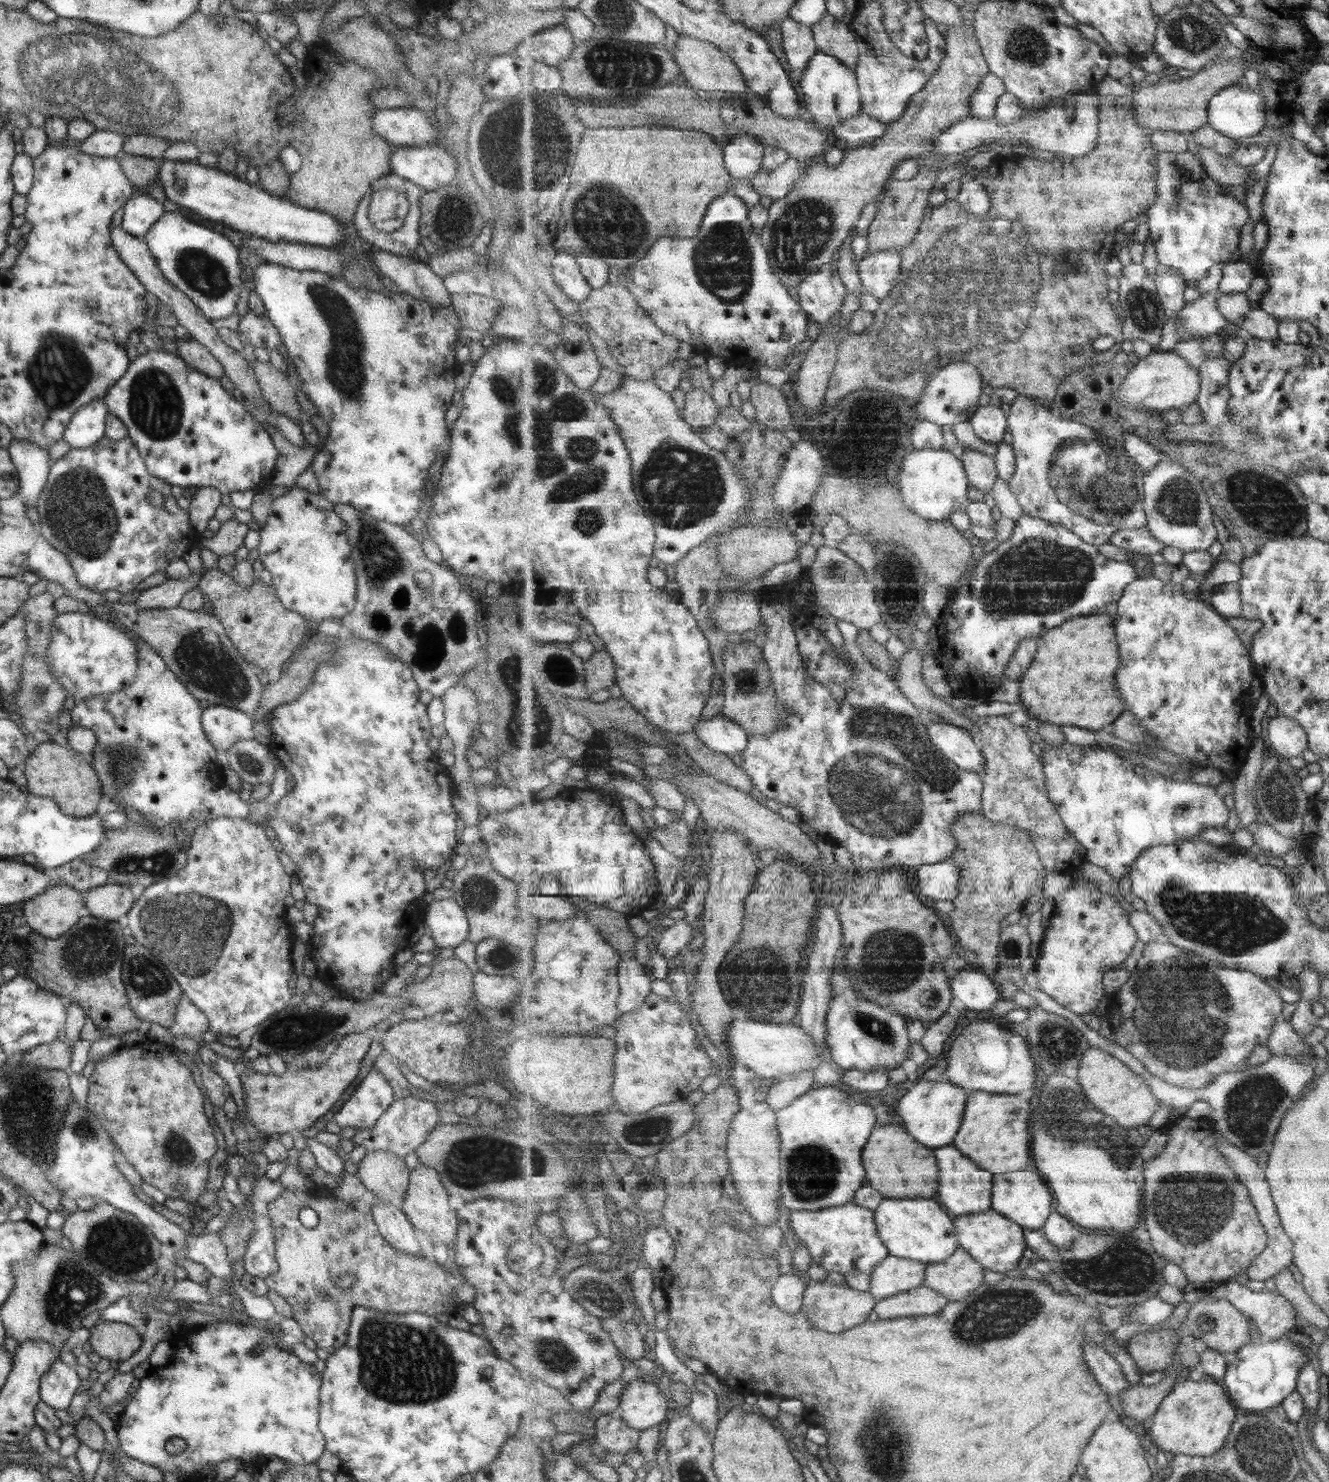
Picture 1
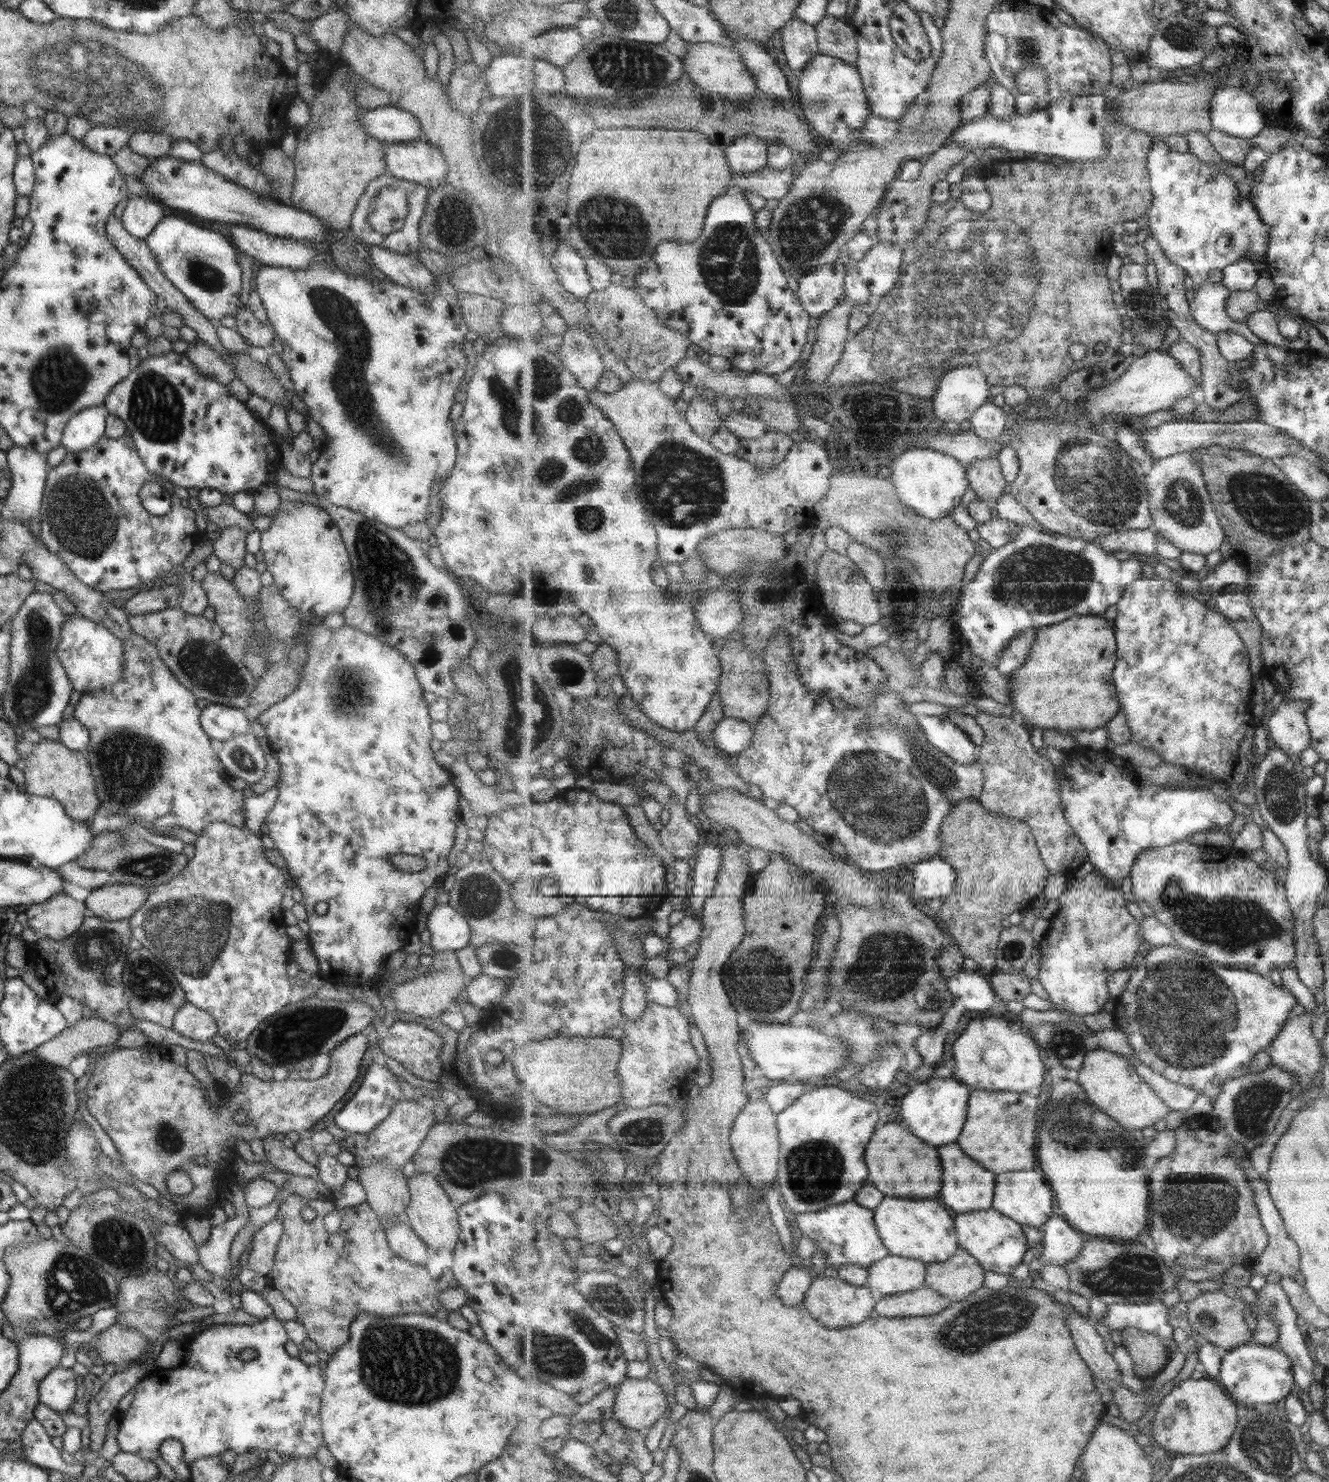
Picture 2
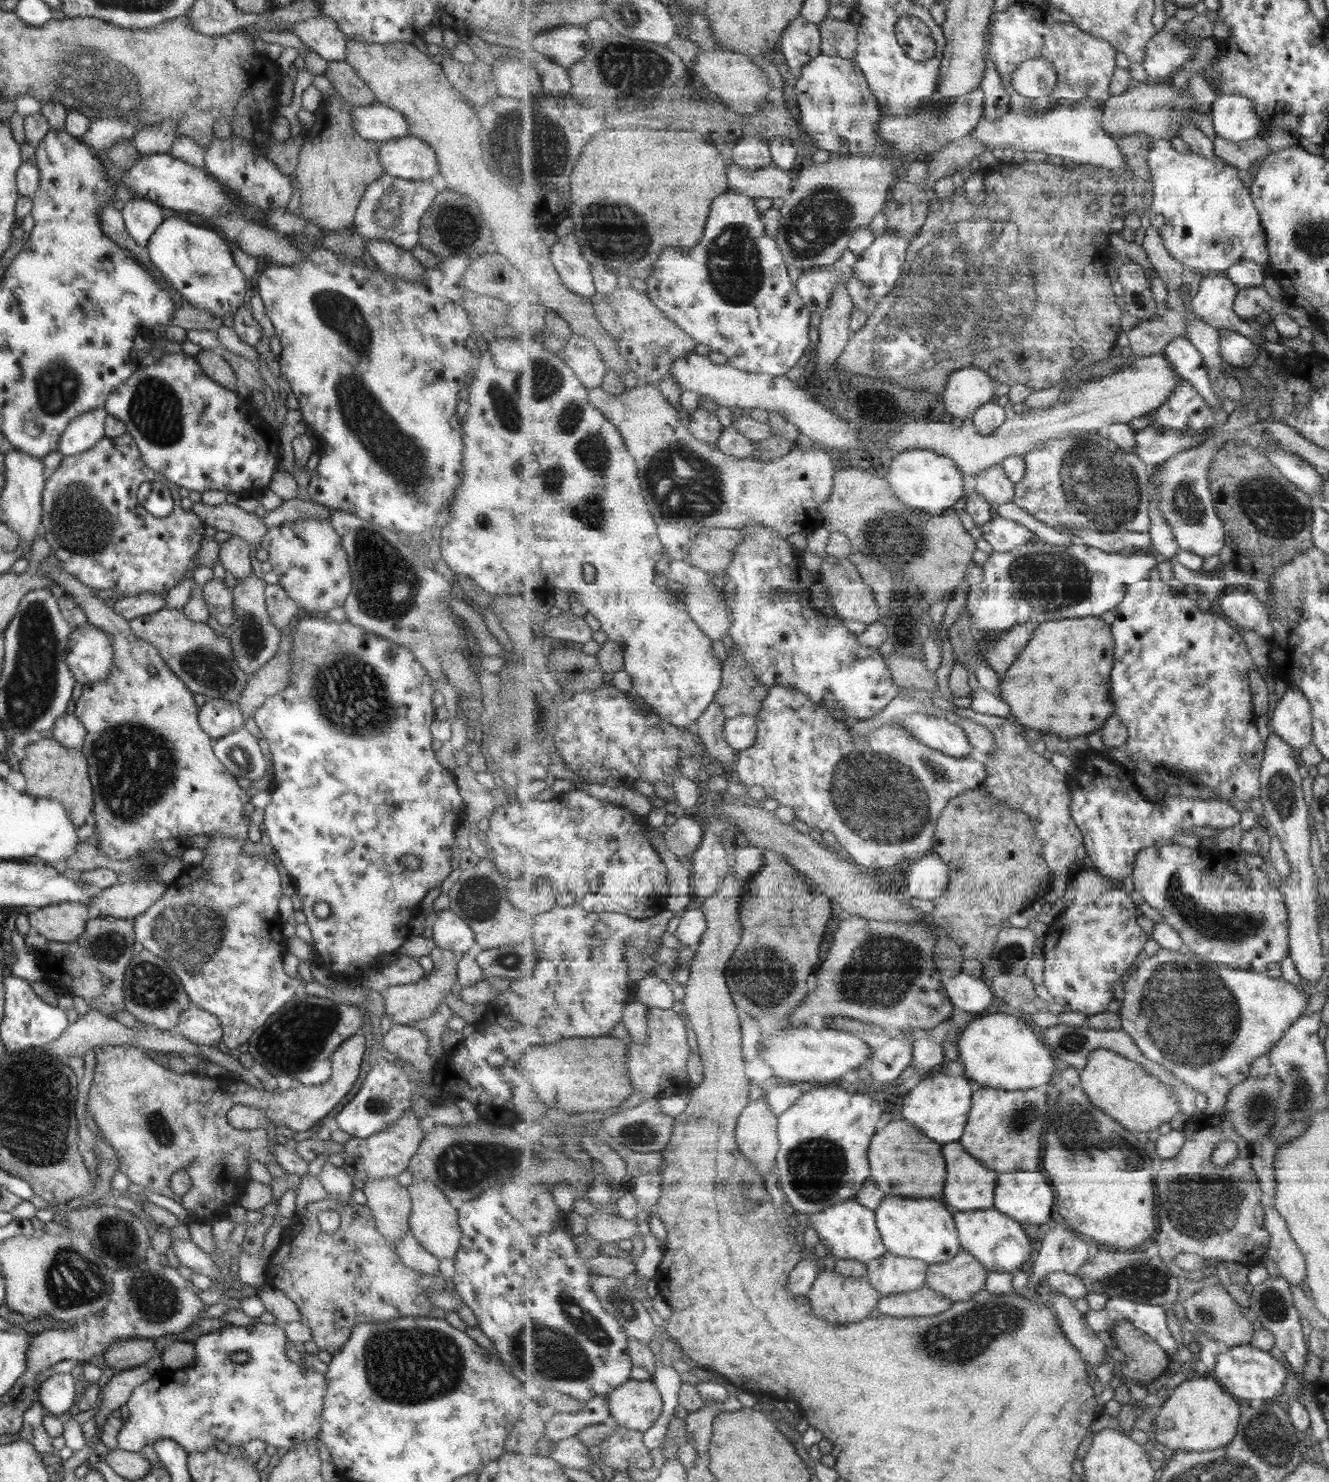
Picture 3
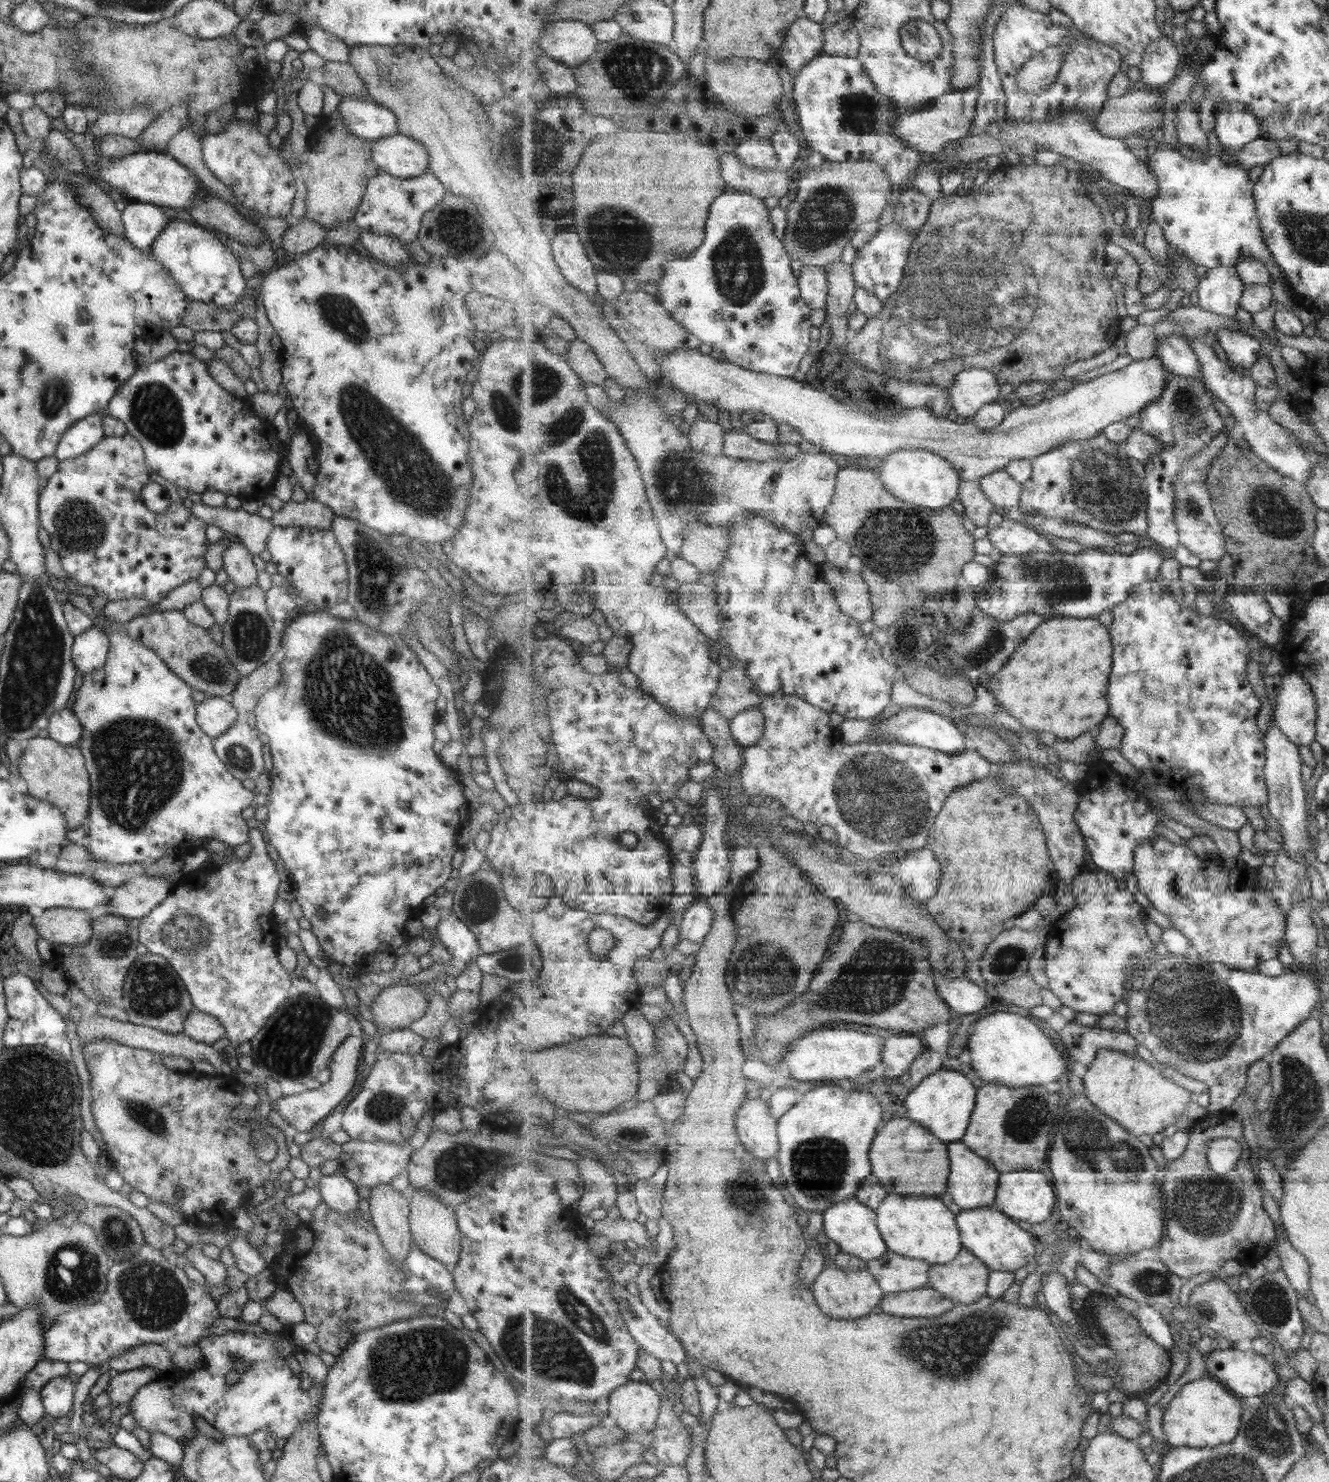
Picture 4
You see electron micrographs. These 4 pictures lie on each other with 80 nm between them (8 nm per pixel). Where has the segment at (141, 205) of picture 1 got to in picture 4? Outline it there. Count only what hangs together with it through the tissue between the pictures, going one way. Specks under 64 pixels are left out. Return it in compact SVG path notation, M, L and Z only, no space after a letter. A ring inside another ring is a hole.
M128 202L120 212L124 228L124 241L133 248L148 252L153 239L170 218L161 211L161 207L143 202Z

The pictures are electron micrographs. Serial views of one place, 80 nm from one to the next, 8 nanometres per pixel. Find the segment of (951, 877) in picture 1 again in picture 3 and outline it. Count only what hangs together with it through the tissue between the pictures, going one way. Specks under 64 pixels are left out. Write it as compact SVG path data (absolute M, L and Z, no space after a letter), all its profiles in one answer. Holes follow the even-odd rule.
M934 850L903 867L907 870L907 897L933 901L946 894L950 868Z

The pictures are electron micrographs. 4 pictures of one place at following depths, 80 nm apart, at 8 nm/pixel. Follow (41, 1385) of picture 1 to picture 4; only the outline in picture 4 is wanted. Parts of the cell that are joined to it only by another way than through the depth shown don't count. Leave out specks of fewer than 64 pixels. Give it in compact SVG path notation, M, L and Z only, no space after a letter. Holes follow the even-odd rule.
M65 1377L49 1379L40 1392L46 1416L59 1418L70 1410L76 1410L75 1383Z

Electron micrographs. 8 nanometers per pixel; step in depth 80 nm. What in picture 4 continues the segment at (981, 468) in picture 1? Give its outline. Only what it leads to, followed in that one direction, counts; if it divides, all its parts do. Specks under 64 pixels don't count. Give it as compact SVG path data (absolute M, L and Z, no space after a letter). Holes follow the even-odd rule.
M1006 469L995 471L979 479L982 491L998 507L1019 506L1022 483L1017 482Z

